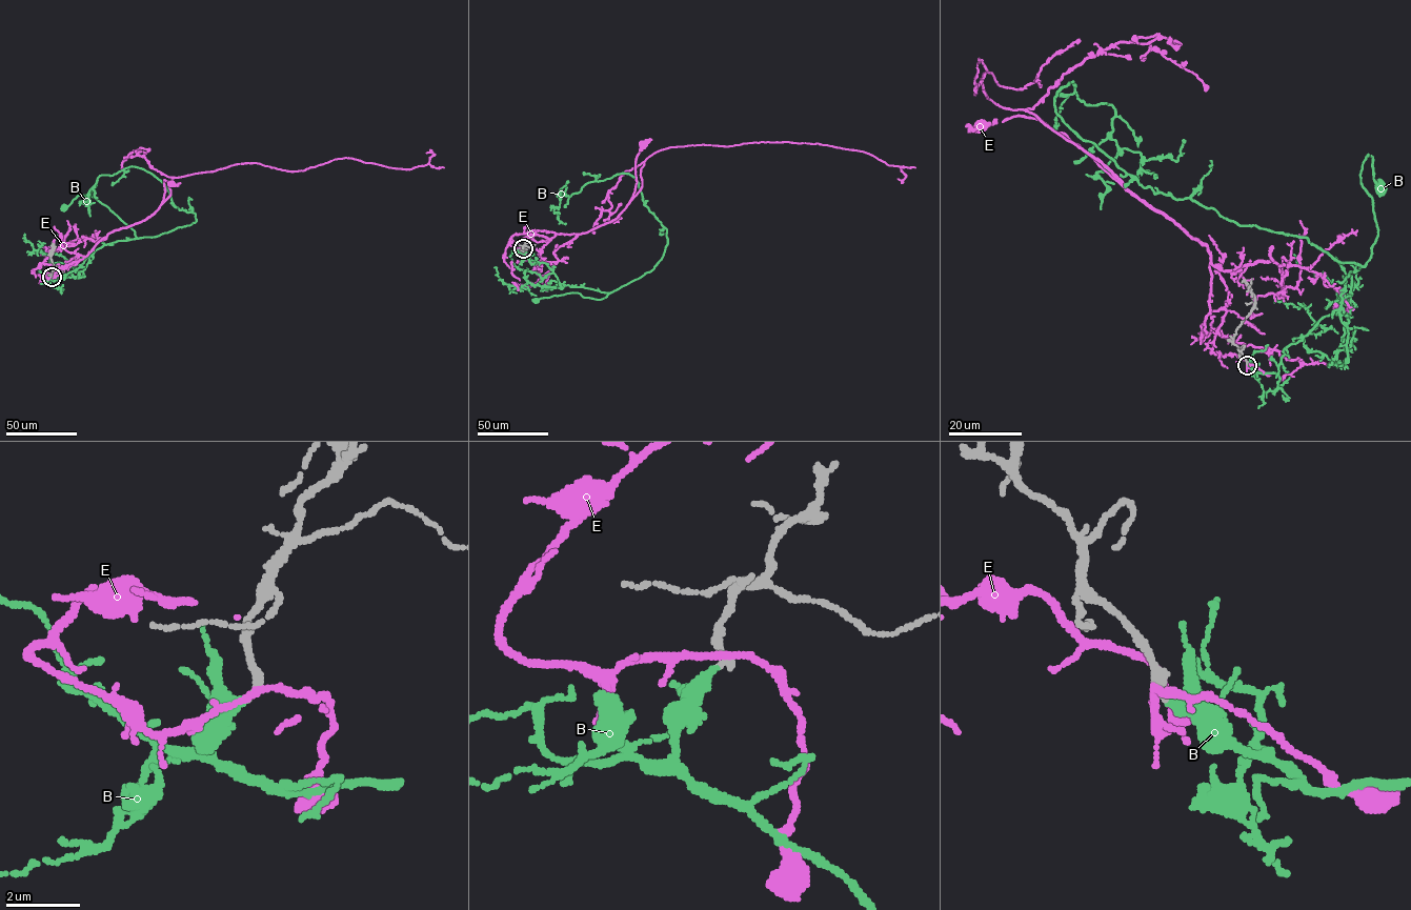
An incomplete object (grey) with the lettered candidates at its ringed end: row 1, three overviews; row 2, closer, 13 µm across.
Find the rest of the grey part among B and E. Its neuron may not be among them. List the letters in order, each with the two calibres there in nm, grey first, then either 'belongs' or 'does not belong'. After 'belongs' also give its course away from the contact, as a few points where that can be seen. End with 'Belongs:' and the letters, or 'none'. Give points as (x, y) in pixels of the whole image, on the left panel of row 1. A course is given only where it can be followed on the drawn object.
B: 240/280 nm | belongs | via (52, 277), (51, 280), (60, 280), (104, 245), (136, 239), (135, 231), (94, 197), (78, 196), (64, 208)
E: 260/170 nm | does not belong
Belongs: B

